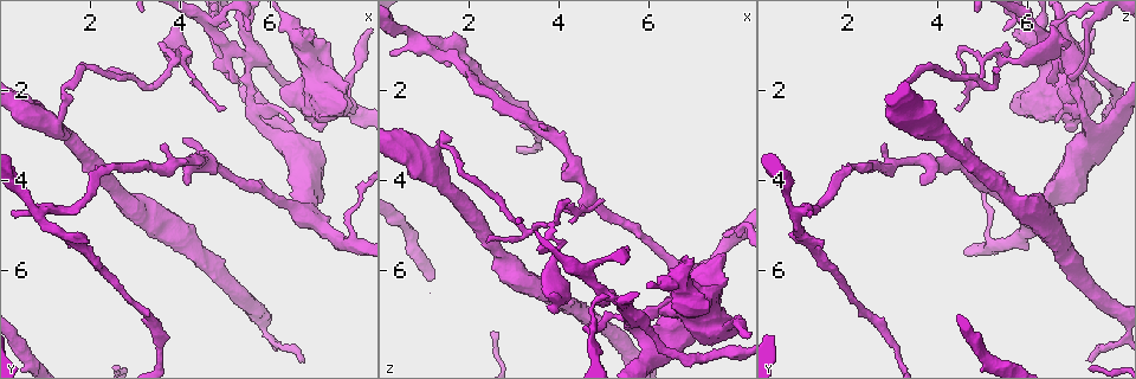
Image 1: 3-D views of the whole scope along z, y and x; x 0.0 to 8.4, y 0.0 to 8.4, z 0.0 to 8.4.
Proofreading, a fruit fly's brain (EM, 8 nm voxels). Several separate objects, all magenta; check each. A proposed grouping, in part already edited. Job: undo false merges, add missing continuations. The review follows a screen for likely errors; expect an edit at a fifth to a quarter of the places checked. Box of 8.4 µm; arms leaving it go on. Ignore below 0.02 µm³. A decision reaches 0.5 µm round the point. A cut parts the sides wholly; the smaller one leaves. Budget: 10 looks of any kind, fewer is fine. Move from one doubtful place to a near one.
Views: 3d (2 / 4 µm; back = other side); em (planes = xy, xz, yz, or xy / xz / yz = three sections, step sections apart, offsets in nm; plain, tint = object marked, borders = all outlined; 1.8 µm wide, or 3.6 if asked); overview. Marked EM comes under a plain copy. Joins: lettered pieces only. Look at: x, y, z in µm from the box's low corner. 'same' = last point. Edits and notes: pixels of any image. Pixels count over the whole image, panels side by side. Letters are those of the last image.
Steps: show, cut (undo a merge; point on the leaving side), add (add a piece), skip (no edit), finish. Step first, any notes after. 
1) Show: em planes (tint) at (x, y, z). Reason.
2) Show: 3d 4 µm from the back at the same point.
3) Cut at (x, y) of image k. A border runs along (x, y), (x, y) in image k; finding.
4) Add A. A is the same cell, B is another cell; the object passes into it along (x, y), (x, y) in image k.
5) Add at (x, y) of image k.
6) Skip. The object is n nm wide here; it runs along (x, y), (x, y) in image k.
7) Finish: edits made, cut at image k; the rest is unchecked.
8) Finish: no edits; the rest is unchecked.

Show: 3d 2 µm at (0.70, 2.20, 3.65). Stops while still wide.

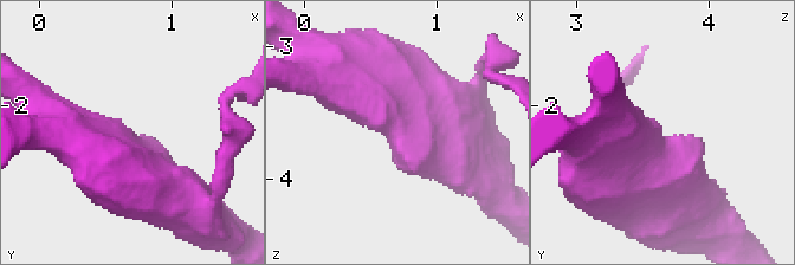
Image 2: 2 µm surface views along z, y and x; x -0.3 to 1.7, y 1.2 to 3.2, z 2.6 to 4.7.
Show: em 3.6 µm xy step 4 (borders) at (0.64, 2.24, 3.68). Now the EM.

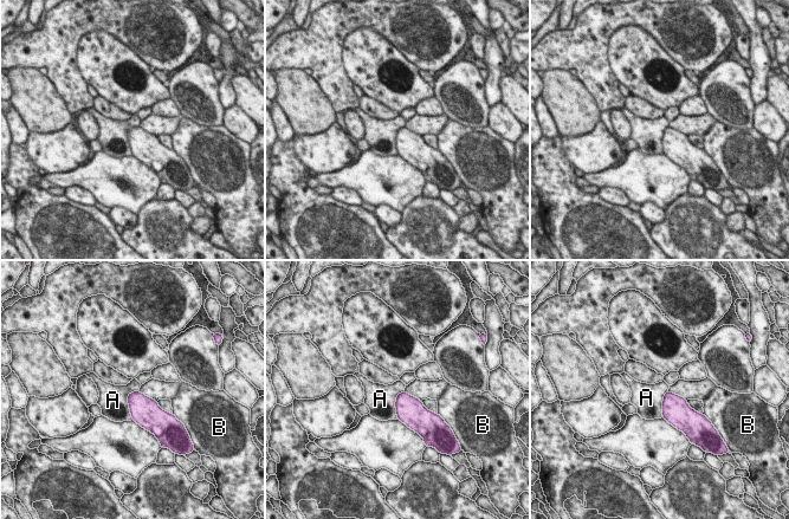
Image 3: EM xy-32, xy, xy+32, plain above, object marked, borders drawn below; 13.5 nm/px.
Skip. The object is 200 nm wide here; A and B are other cells; a border runs along (138, 390), (128, 395), (133, 419) in image 3; no lettered piece goes on from it.

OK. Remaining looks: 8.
Show: em 3.6 µm planes (borders) at (0.90, 4.70, 0.85). Sharp bend.

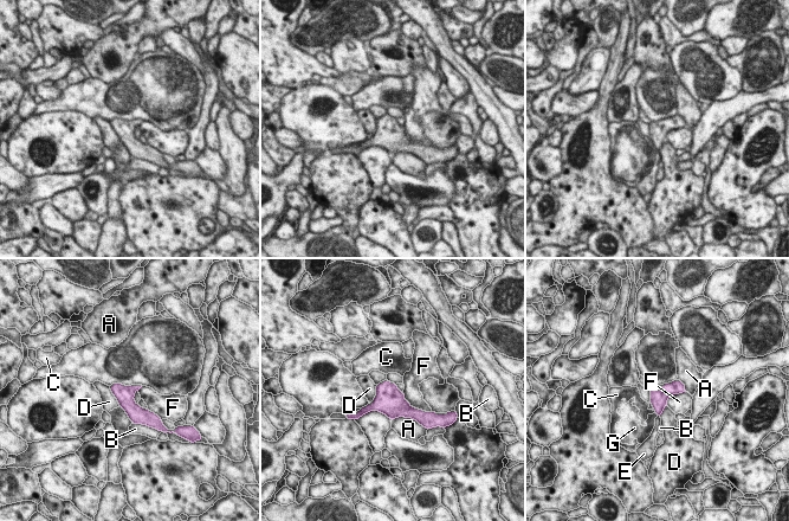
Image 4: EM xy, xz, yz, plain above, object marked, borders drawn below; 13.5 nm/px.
Skip. The object is 260 nm wide here; A, B, C, D, E, F and G are other cells; a border runs along (402, 392), (412, 406), (428, 412) in image 4; one neuron here.

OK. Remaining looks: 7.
Show: em xz step 16 (borders) at (6.60, 0.80, 6.25). Thick turns thin.

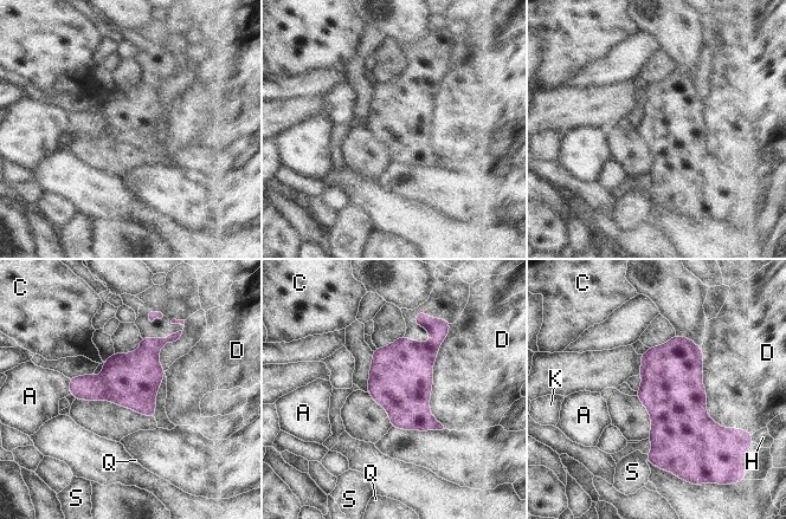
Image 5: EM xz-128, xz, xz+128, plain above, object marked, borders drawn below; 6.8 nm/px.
Cut at (133, 380) of image 5. A, C, D, H, K, Q and S are other cells; a border runs along (101, 376), (108, 400) in image 5; a second neuron is stuck on.

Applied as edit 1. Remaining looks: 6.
Show: em planes (borders) at (5.65, 2.60, 7.20). Sharp bend.

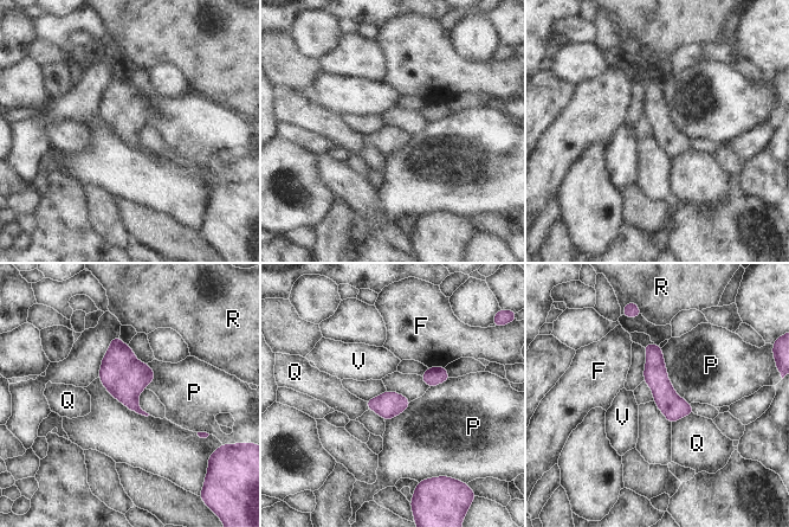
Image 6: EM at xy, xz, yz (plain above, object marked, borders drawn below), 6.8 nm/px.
Skip. F, P, Q, R and V are other cells; a border runs along (661, 347), (672, 387), (690, 404) in image 6; one neuron here.

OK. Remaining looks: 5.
Finish: edits made, cut at image 5; the rest is unchecked.

